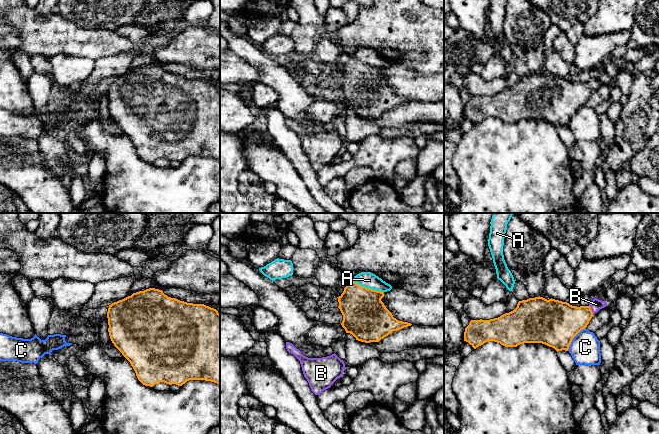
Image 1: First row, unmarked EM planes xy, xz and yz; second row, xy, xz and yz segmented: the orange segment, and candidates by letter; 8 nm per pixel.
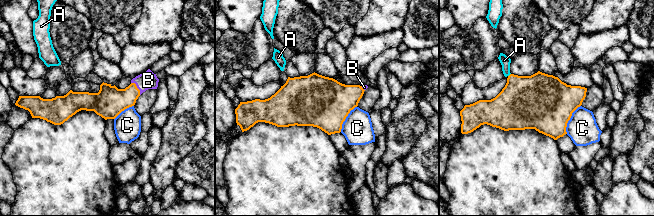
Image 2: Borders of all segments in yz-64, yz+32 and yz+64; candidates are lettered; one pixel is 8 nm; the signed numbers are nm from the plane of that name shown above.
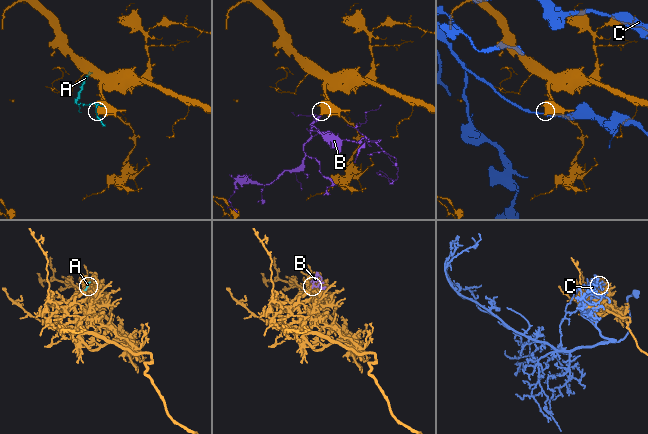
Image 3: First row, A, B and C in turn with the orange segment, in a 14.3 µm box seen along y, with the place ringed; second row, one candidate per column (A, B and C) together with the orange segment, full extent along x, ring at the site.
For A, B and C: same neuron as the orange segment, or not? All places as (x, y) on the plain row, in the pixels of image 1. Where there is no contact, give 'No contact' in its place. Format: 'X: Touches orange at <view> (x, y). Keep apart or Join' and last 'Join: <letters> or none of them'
A: Touches orange at xz (368, 64). Keep apart
B: Touches orange at yz (590, 85). Join
C: Touches orange at yz (573, 113). Keep apart
Join: B

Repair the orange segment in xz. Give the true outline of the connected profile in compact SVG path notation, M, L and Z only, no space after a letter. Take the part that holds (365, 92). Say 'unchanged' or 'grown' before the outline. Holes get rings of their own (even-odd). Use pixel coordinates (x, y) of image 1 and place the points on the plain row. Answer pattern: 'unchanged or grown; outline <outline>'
unchanged; outline M352 56L337 73L343 91L341 101L346 109L361 118L379 118L393 107L412 101L394 94L381 77L383 73L384 68L363 63Z

